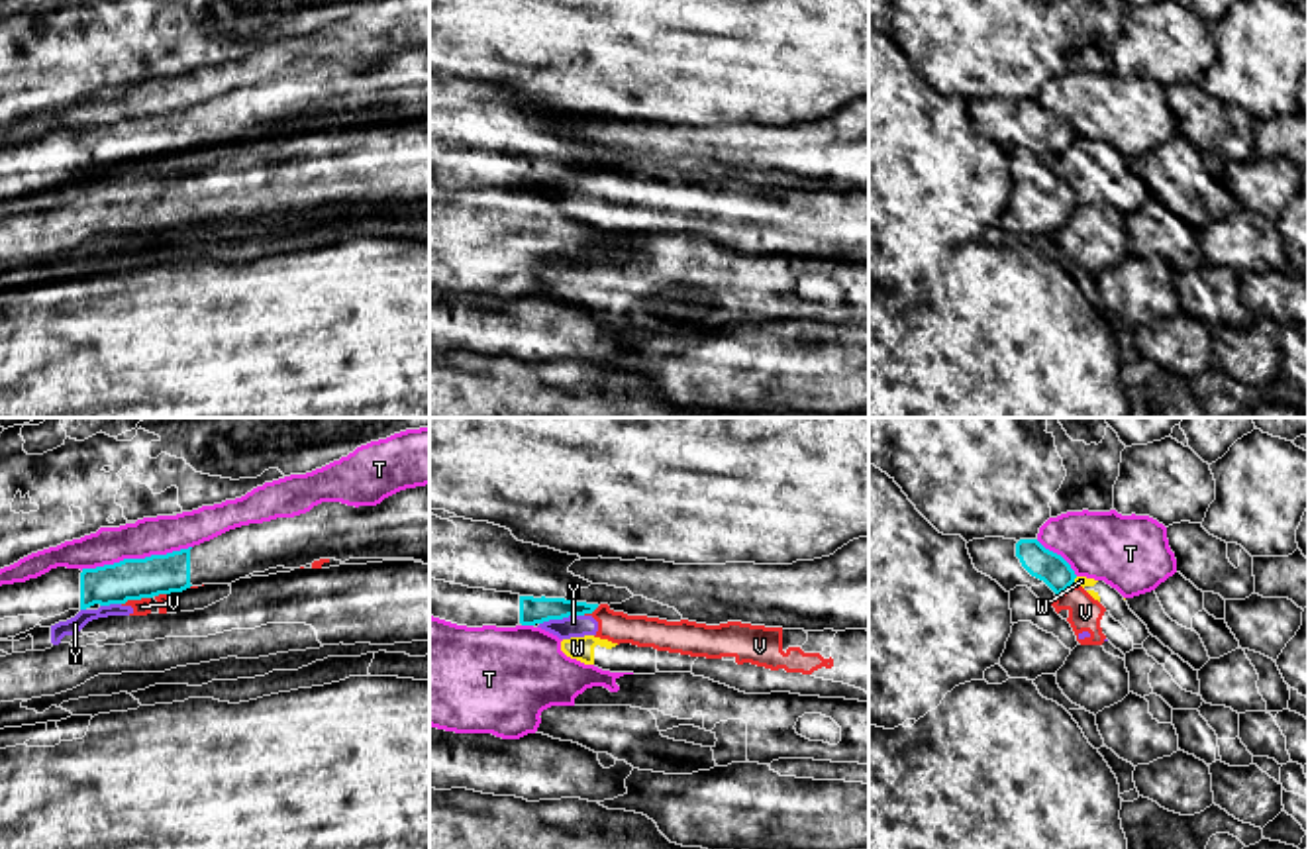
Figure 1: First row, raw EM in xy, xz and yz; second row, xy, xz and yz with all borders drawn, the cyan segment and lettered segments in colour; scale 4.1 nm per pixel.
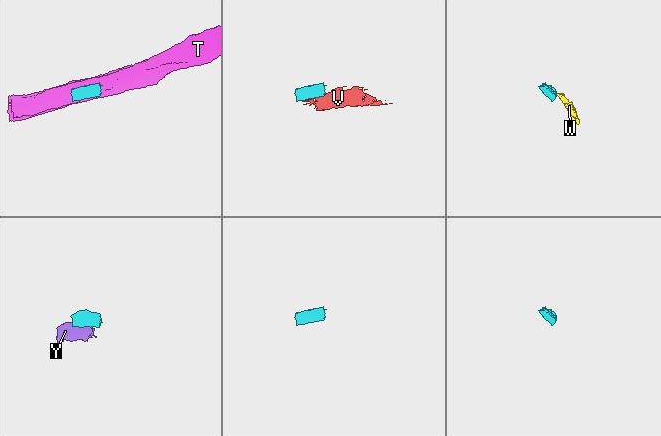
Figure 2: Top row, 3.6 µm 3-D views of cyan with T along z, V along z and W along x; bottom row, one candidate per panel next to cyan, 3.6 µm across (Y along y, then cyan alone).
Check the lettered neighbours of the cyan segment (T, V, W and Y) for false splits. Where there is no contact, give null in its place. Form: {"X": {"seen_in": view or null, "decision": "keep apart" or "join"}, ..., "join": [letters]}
{"T": {"seen_in": "xy", "decision": "keep apart"}, "V": {"seen_in": "xy", "decision": "keep apart"}, "W": {"seen_in": "yz", "decision": "keep apart"}, "Y": {"seen_in": "xz", "decision": "keep apart"}, "join": []}

